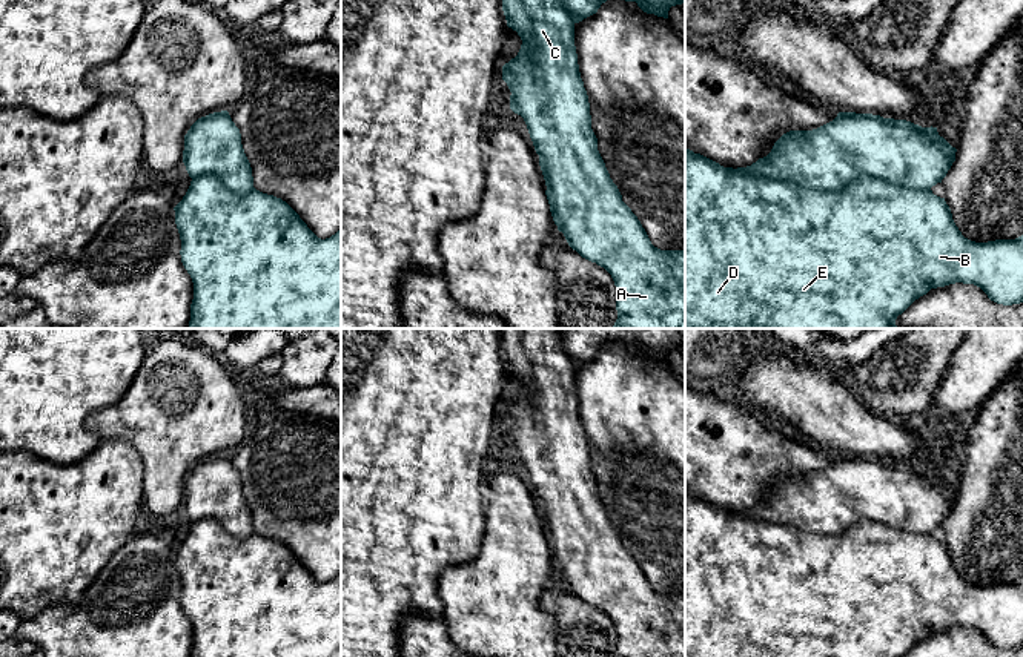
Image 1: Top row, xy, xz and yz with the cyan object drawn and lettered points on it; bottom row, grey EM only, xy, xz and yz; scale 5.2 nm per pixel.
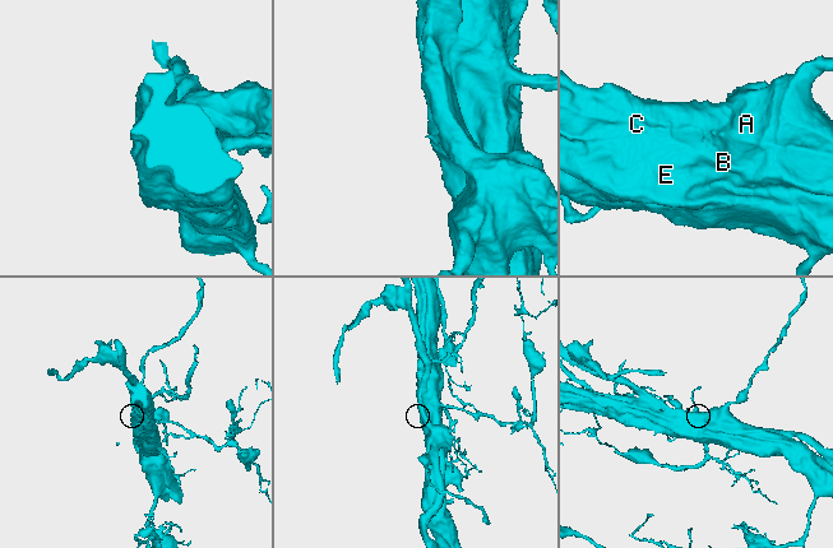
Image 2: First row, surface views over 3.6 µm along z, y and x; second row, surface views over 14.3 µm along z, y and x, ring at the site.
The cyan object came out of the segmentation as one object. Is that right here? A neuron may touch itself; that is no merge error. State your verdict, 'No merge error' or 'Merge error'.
Merge error

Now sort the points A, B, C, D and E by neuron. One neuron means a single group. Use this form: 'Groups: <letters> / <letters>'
Groups: A C / B D E

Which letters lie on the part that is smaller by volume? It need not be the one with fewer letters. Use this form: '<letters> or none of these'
A, C

